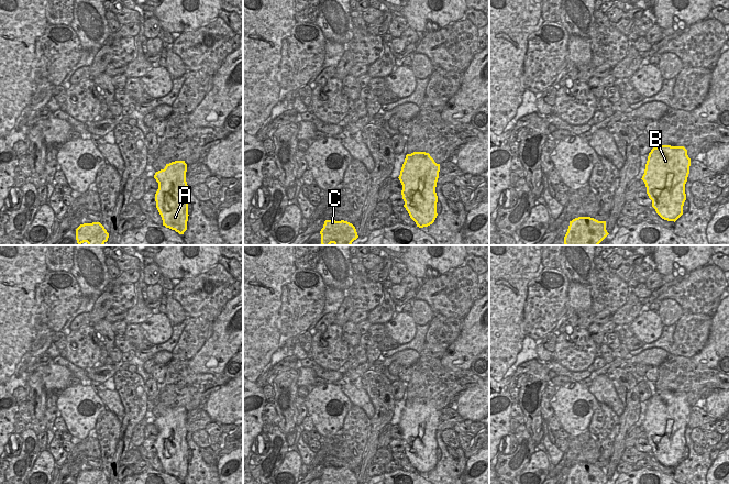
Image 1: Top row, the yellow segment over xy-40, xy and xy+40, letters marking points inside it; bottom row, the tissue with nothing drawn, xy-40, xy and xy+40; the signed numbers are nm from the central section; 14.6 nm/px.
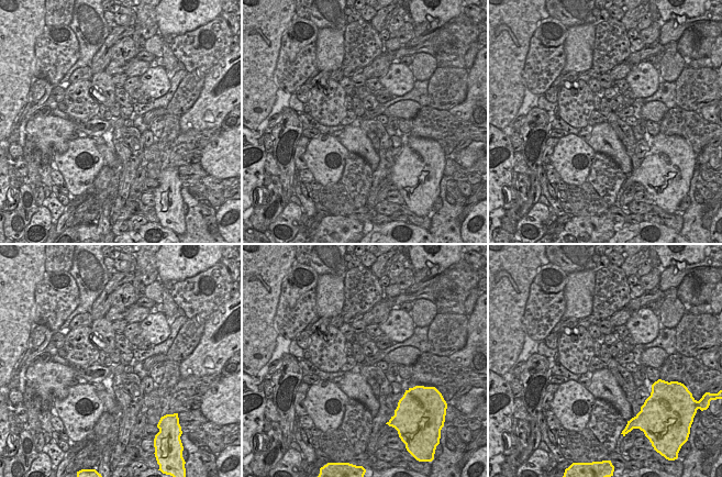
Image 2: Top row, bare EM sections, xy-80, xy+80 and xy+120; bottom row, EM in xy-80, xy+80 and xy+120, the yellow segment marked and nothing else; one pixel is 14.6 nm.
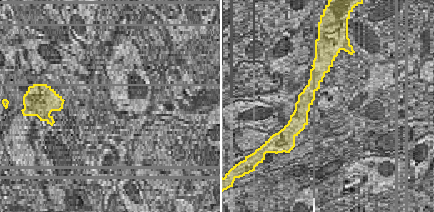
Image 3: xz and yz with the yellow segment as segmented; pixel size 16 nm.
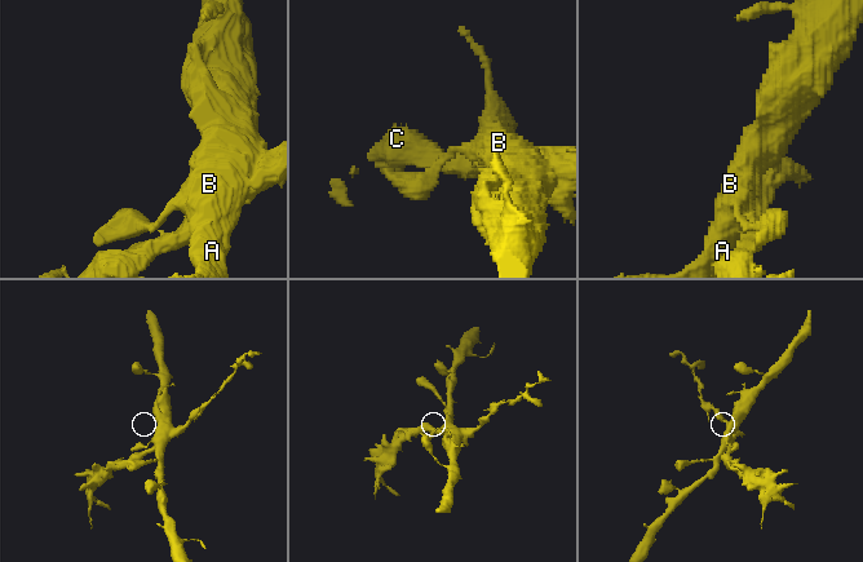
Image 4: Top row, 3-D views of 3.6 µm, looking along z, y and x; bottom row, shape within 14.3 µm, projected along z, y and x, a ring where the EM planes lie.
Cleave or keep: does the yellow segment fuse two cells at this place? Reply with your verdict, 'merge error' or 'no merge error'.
merge error

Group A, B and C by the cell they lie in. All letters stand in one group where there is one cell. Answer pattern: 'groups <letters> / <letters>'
groups A B / C

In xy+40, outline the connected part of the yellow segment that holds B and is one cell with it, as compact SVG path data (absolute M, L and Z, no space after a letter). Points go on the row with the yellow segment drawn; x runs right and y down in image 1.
M661 145L653 147L649 153L641 179L645 184L652 207L664 220L675 222L680 218L675 211L676 206L664 207L663 201L653 196L652 190L664 190L664 195L672 195L681 172L687 169L689 163L691 158L684 146Z

